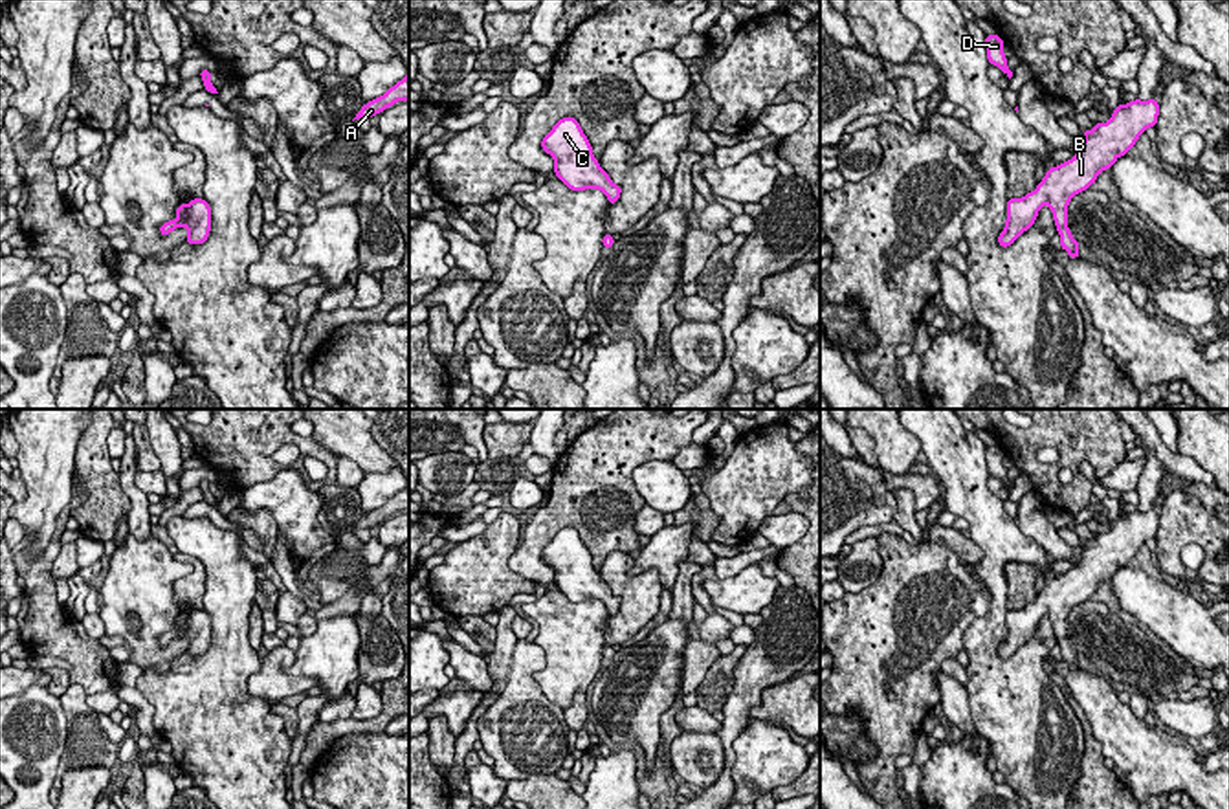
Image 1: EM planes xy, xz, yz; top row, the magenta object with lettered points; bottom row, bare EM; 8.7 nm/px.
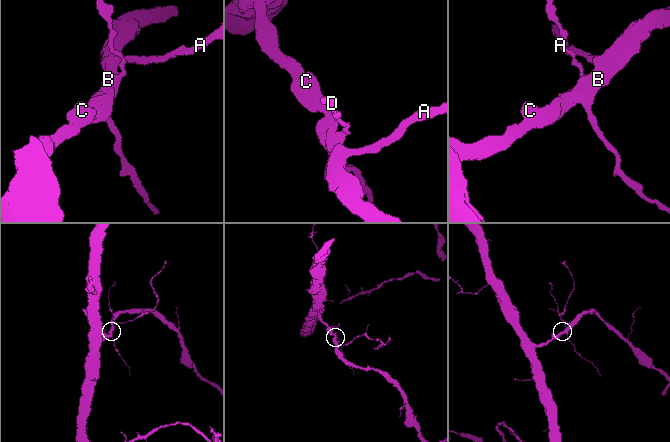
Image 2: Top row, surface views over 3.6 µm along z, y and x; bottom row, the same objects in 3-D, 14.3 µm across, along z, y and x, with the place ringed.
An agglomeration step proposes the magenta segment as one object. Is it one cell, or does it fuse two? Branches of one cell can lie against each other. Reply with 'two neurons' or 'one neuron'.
one neuron

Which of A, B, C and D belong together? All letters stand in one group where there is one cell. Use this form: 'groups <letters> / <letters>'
groups A B C D

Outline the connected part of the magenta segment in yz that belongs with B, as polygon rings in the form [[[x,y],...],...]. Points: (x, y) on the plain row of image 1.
[[[1135,510],[1117,515],[1106,534],[1097,532],[1091,541],[1084,541],[1080,561],[1071,571],[1047,580],[1033,604],[1007,611],[1007,631],[998,646],[998,655],[1009,659],[1035,635],[1040,618],[1047,616],[1060,644],[1060,659],[1071,670],[1079,670],[1079,653],[1068,640],[1068,615],[1075,605],[1095,594],[1097,587],[1110,580],[1119,567],[1128,565],[1139,547],[1156,537],[1157,526],[1159,514],[1156,510]]]

